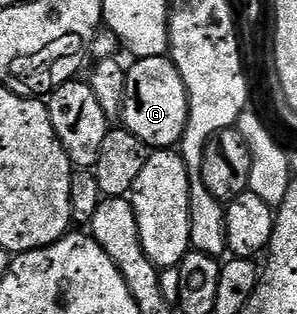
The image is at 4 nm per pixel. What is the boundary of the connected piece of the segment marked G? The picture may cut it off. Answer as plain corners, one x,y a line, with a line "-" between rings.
167,56
136,59
125,76
121,124
153,150
176,147
186,130
190,102
182,76

